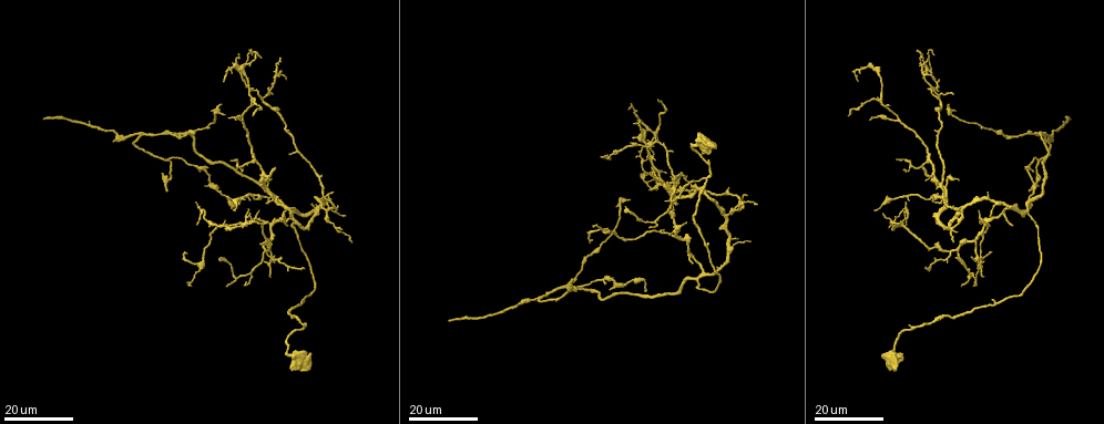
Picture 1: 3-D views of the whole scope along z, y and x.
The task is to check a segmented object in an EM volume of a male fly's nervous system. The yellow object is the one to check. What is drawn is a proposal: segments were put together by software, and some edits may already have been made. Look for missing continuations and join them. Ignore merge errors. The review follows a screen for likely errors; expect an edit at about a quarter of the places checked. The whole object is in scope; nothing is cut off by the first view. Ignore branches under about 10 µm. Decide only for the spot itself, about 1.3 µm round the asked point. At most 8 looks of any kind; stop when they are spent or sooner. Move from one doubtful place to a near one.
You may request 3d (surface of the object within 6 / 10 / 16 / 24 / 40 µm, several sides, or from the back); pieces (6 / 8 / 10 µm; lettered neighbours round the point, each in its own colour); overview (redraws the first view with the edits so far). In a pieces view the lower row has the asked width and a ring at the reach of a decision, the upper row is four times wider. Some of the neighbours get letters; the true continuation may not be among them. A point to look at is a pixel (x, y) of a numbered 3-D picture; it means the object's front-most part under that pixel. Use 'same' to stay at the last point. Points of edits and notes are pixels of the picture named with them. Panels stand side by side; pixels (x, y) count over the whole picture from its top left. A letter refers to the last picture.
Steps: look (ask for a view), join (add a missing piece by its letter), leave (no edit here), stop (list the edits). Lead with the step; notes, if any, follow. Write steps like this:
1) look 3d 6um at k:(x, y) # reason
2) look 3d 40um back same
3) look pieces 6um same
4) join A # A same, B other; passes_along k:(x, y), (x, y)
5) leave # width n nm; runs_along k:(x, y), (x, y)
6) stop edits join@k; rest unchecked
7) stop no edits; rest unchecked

look 3d 24um at 1:(449, 319) # an open end

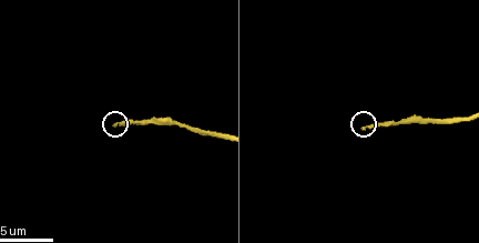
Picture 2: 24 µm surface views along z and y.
look pieces 6um at 2:(363, 128)

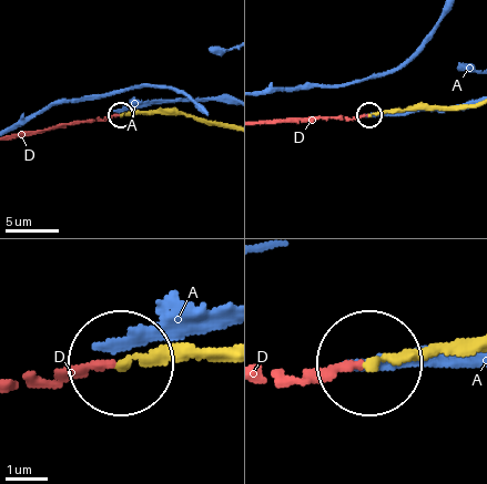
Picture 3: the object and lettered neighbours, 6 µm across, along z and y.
join D # A other, D same; passes_along 3:(146, 113), (123, 113), (14, 134); the neuron continues

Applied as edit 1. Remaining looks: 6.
look 3d 24um at 1:(1029, 190) # an open end

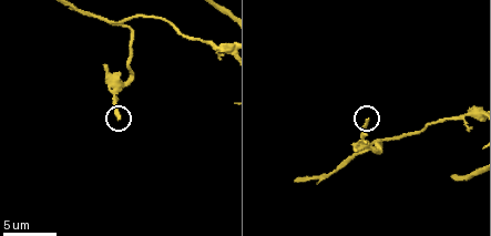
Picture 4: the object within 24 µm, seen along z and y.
look 3d 6um at 4:(118, 119)

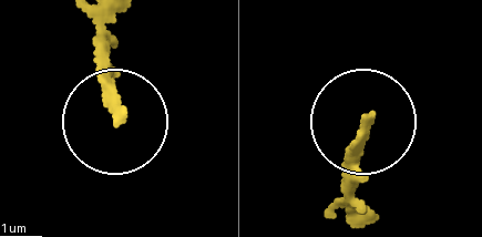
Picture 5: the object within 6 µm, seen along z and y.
look pieces 6um at 5:(120, 117)

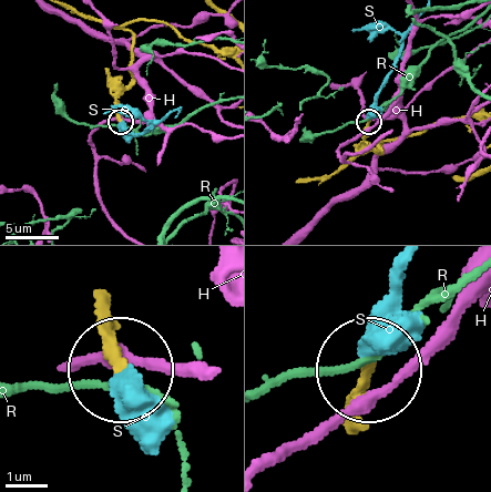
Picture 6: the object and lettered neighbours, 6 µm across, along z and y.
join S # H other, R other, S same; the neuron continues

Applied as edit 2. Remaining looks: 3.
look overview

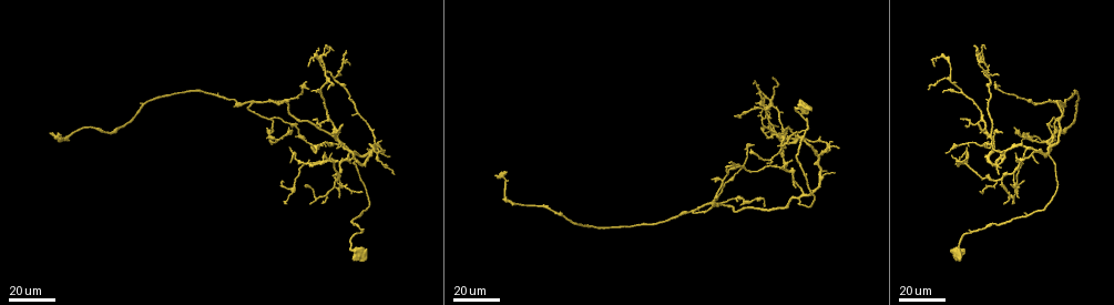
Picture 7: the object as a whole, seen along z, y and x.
look 3d 40um at 7:(740, 205) # branch stops here

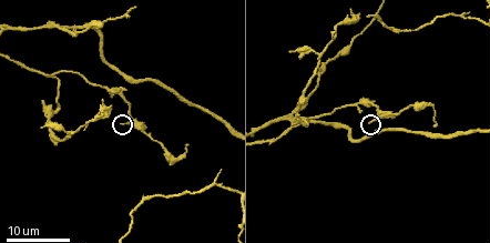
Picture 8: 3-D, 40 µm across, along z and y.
look pieces 8um at 8:(367, 123)

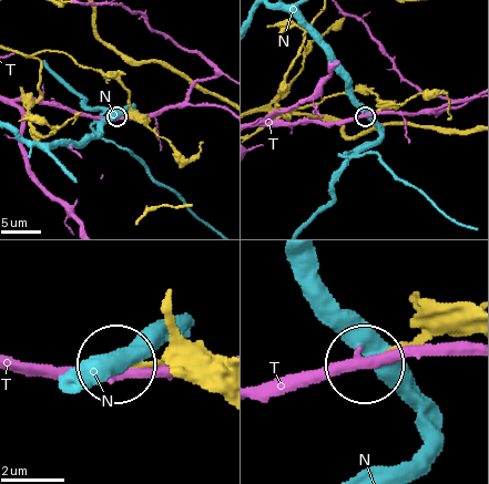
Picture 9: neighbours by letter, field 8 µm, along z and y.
leave # width 140 nm; N other, T other; no lettered piece goes on from it

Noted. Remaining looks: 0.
stop edits join@3, join@6; rest unchecked

